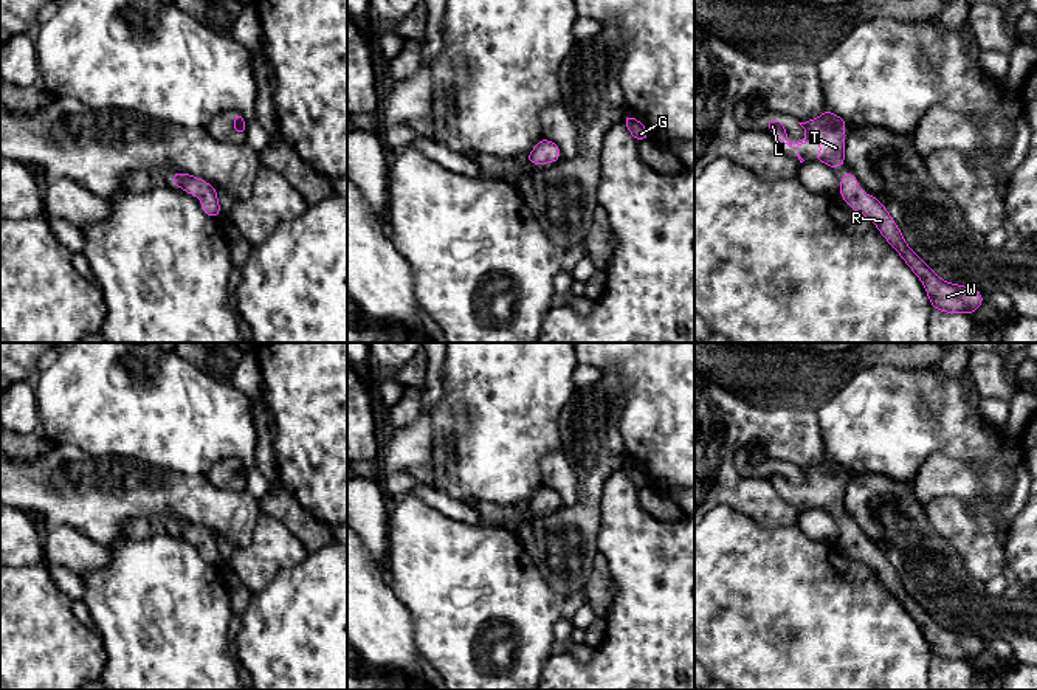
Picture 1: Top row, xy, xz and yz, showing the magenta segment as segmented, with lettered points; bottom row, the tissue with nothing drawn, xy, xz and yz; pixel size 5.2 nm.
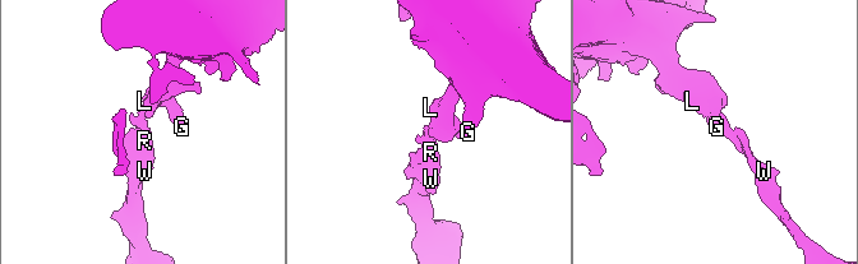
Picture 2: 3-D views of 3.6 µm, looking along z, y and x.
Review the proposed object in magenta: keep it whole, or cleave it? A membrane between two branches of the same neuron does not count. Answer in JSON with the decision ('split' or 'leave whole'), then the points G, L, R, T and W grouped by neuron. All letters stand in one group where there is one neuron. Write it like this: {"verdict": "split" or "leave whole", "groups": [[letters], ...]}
{"verdict": "leave whole", "groups": [["G", "L", "R", "T", "W"]]}

